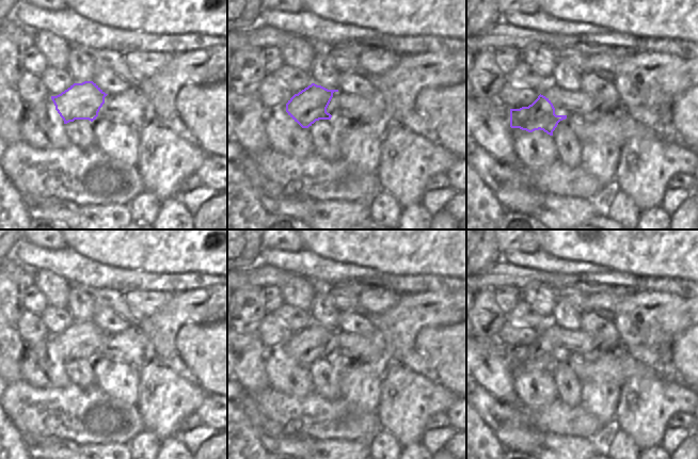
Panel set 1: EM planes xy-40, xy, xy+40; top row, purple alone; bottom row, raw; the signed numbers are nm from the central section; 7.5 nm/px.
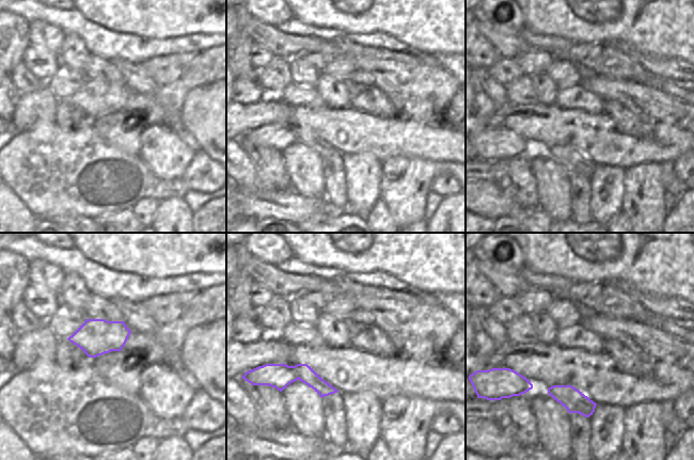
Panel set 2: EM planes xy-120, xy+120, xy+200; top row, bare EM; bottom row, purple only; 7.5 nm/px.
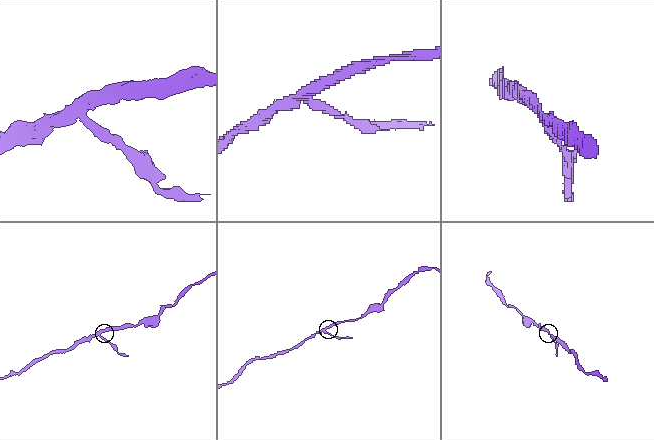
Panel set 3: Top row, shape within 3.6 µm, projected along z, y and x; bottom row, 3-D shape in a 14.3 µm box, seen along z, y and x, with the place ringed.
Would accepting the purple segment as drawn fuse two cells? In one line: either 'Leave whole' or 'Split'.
Split

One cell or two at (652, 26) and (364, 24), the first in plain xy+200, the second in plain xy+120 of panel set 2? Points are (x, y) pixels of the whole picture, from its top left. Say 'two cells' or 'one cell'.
one cell

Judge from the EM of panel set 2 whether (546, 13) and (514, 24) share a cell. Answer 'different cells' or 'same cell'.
different cells

